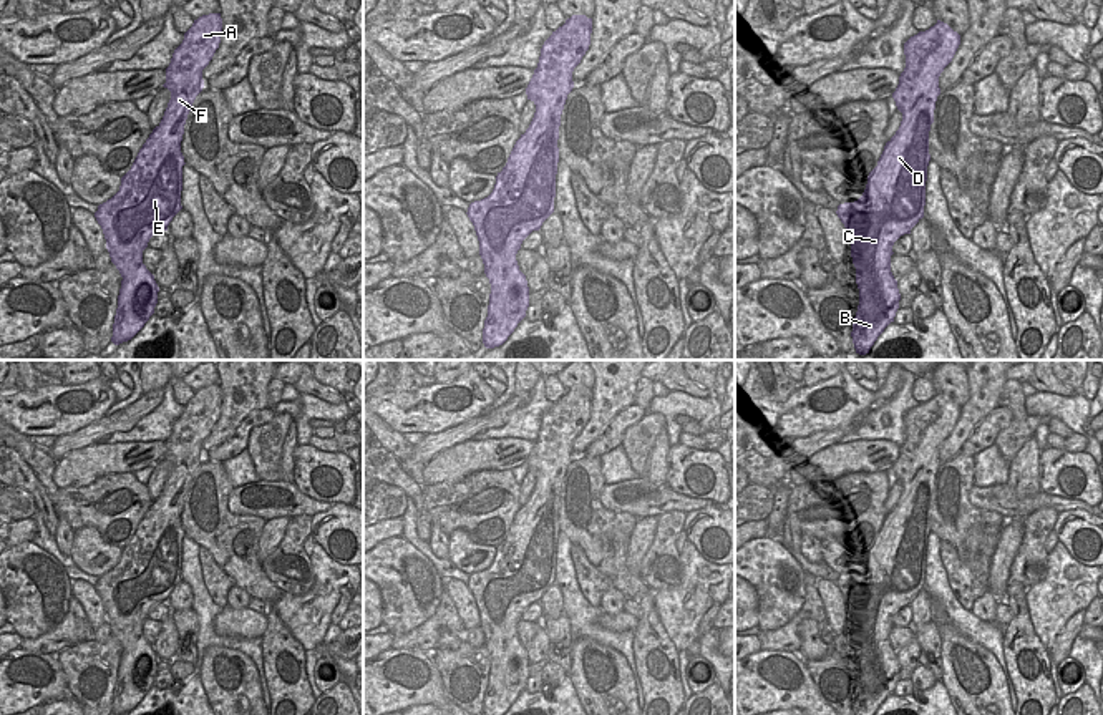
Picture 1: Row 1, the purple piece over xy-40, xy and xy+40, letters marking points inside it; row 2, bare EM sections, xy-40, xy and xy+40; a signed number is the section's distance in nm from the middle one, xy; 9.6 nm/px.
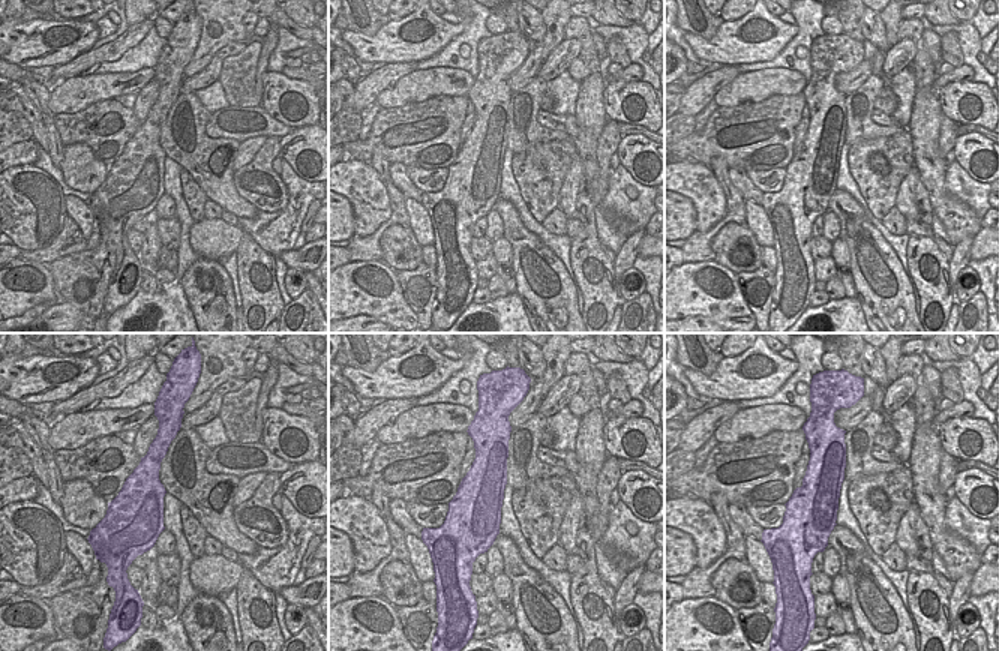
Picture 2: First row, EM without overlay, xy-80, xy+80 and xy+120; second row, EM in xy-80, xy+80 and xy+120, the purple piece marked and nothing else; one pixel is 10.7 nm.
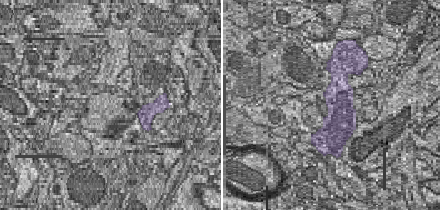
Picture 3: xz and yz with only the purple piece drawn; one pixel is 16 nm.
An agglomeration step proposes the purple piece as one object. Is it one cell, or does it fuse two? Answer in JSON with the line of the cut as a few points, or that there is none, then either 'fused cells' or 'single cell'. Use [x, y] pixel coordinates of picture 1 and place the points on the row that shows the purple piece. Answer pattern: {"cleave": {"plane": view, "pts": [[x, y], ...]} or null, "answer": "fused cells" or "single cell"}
{"cleave": null, "answer": "single cell"}

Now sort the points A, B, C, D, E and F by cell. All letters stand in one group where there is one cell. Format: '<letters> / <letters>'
A B C D E F

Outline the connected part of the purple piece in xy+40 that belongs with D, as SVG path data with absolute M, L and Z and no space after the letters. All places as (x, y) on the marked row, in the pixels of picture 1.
M940 20L904 43L906 68L892 93L902 113L901 126L869 173L862 196L836 211L856 267L859 305L851 337L859 355L869 353L899 309L901 294L891 272L892 246L924 217L939 76L959 45L960 35Z

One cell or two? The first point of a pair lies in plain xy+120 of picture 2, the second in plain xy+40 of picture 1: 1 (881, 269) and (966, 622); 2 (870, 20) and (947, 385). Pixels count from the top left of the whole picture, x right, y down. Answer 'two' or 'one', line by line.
1: two
2: one

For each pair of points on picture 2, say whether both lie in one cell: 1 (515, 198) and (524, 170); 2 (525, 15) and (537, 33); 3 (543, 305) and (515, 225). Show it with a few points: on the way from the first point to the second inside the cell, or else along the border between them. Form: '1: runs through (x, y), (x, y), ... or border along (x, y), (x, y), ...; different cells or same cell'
1: border along (512, 155), (513, 179), (521, 198), (534, 219); different cells
2: runs through (530, 20), (534, 29); same cell
3: runs through (533, 285), (531, 257), (524, 245); same cell

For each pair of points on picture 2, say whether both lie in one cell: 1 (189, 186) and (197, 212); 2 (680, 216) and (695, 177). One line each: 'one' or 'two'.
1: one
2: two

